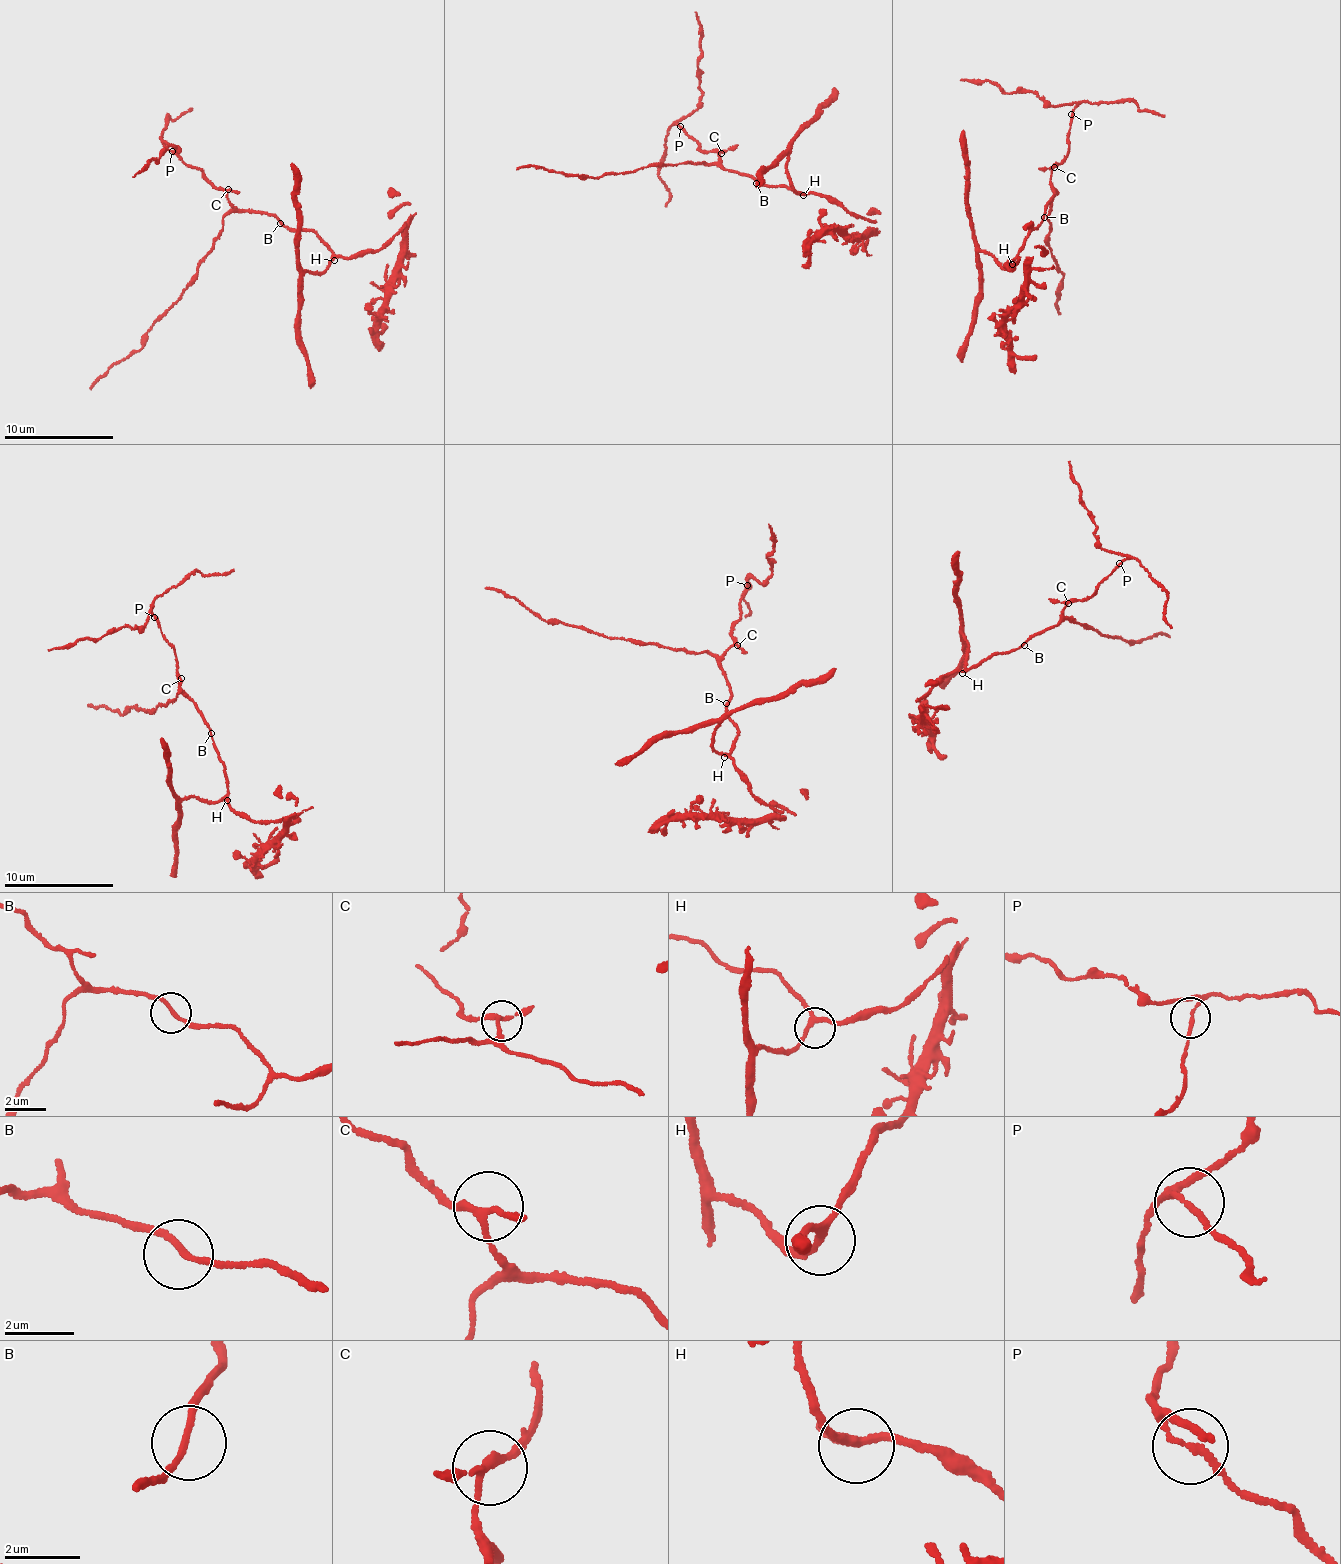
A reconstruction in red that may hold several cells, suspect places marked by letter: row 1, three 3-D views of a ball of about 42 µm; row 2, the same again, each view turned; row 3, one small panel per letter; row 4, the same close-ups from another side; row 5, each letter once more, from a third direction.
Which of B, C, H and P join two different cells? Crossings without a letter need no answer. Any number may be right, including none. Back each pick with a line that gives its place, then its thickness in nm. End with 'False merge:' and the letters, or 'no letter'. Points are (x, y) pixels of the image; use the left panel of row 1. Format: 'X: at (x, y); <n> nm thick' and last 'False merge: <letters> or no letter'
P: at (172, 151); 150 nm thick
False merge: P

